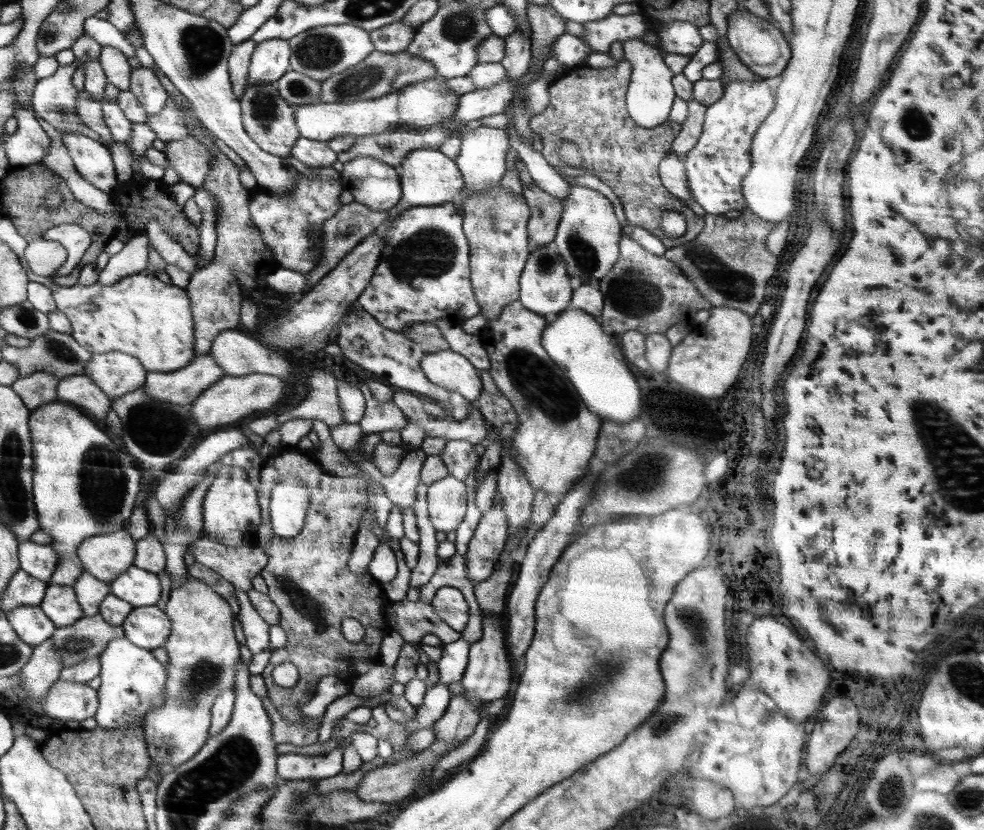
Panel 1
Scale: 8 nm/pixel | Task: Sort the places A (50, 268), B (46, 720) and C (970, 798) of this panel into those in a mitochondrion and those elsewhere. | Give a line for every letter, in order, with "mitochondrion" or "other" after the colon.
A: other
B: other
C: mitochondrion

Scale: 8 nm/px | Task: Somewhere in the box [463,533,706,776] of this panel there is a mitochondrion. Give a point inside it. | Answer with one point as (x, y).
(573, 699)

